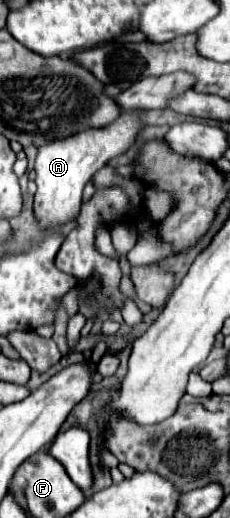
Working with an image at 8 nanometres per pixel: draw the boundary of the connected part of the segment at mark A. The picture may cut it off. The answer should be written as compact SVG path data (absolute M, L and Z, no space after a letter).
M139 110L121 112L121 116L105 128L85 130L75 136L55 140L39 148L39 154L35 160L37 192L35 192L35 202L33 202L33 214L41 230L53 230L69 222L75 222L75 218L79 216L81 202L83 202L85 184L91 180L91 176L99 168L103 168L111 158L119 156L135 142L135 136L141 126L143 124L139 120Z

